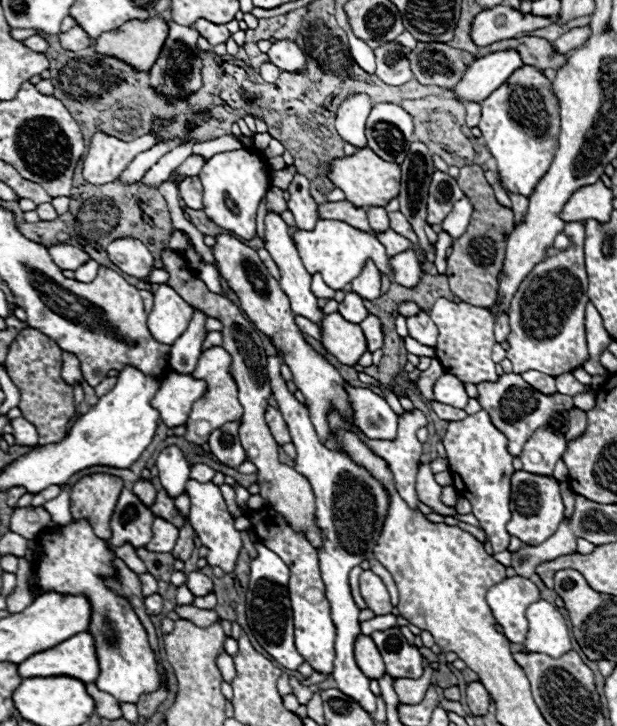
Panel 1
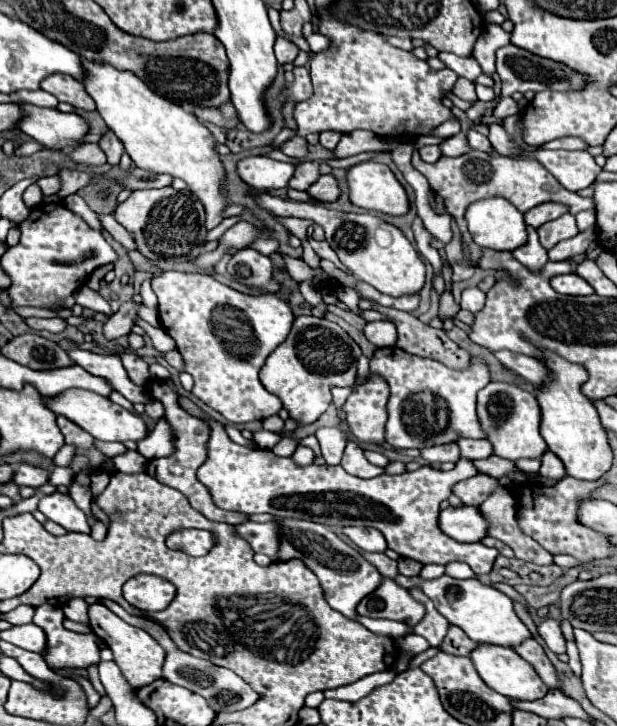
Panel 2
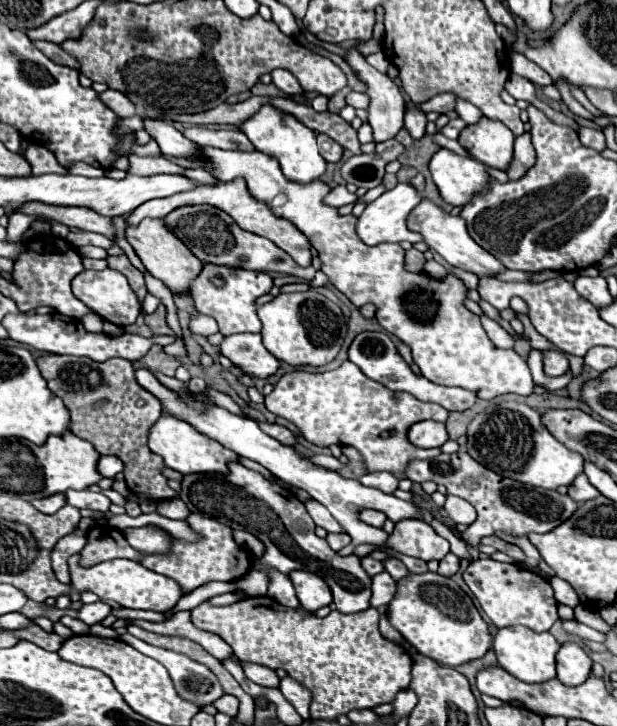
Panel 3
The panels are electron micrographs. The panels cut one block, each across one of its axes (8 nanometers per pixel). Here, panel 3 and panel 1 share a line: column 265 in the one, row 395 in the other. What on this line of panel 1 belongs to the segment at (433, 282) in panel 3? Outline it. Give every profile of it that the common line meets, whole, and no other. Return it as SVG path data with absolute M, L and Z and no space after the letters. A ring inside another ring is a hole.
M168 372L160 390L152 398L152 408L158 410L160 420L168 426L182 426L192 410L192 404L200 400L206 392L206 382L192 378L190 374Z

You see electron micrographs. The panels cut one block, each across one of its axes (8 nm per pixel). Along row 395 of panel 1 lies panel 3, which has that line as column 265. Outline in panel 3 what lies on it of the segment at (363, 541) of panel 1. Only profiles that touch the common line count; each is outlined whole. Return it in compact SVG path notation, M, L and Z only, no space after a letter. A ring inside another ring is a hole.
M204 264L202 274L198 276L198 290L192 292L194 306L200 314L210 314L224 336L236 332L260 332L262 324L256 316L254 300L262 294L268 294L272 288L272 278L264 272L250 272L244 268L228 268L216 264Z

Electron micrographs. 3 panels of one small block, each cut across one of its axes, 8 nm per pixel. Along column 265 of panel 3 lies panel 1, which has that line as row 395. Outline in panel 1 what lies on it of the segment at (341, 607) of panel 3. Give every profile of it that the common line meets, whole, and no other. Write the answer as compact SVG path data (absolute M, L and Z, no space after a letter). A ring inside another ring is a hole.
M502 374L498 382L494 384L482 382L476 386L476 390L478 390L478 404L488 412L488 416L492 418L492 424L498 430L502 430L502 434L508 438L508 452L516 458L522 454L526 438L530 438L536 432L536 428L548 424L554 412L570 410L574 406L570 396L564 396L558 392L554 396L540 394L530 384L526 384L520 374Z

